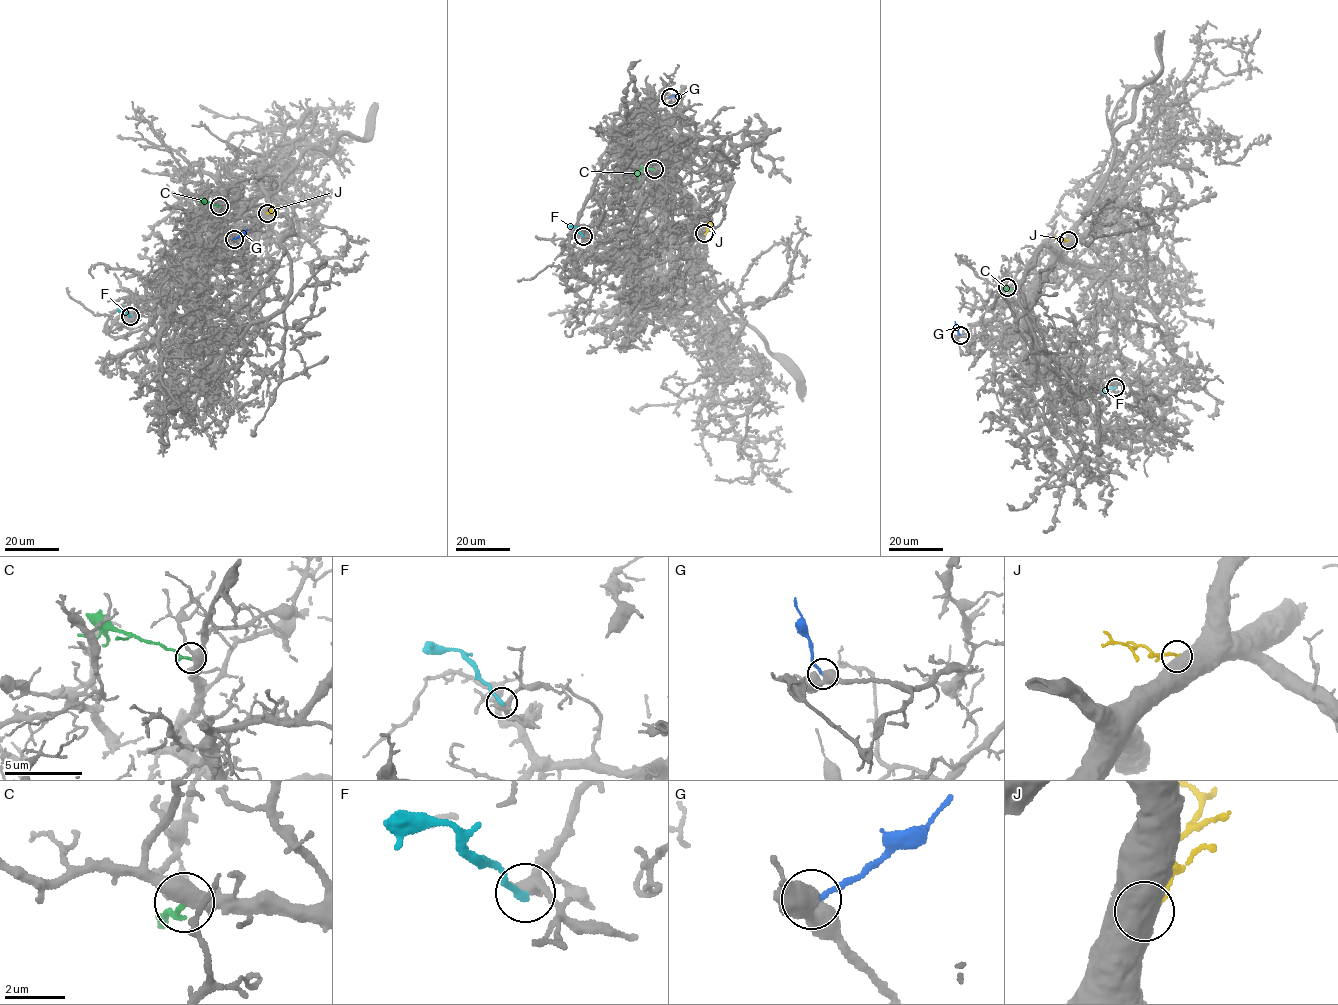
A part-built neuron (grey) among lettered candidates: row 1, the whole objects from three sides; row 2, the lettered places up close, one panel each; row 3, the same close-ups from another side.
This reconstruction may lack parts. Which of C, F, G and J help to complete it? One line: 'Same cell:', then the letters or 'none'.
Same cell: none

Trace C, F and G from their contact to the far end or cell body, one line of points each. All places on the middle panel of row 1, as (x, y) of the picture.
C: (654, 169), (643, 169), (638, 179)
F: (583, 236), (570, 225)
G: (670, 97), (682, 96)

